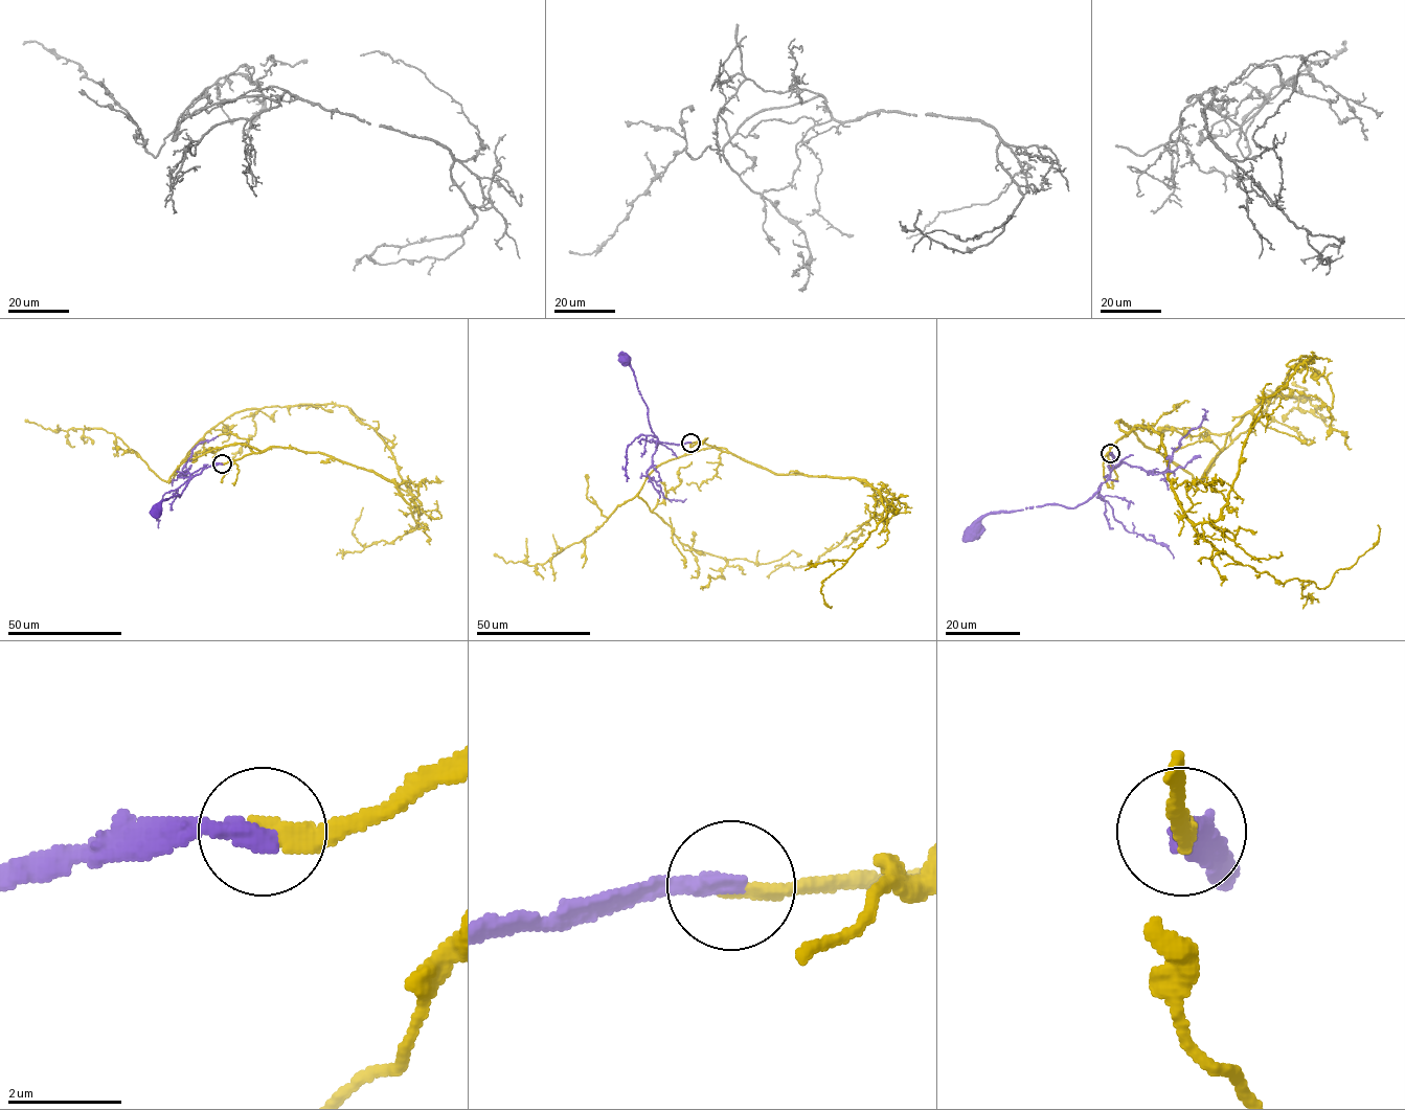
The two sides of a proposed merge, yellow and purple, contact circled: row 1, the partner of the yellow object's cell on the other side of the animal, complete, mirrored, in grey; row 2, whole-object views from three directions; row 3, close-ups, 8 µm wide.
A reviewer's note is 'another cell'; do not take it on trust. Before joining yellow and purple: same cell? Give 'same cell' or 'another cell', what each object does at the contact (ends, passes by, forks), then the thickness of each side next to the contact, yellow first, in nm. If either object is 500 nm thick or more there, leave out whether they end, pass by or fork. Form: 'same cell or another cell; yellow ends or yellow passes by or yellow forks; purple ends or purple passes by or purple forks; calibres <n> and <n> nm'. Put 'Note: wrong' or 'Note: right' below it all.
same cell; yellow ends; purple ends; calibres 280 and 340 nm
Note: wrong

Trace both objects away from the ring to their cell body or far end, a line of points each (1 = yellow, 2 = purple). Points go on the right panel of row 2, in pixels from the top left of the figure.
1: (1110, 453), (1135, 427), (1150, 427), (1162, 435), (1182, 513), (1214, 521), (1264, 399), (1309, 356), (1332, 361)
2: (1110, 453), (1110, 476), (1073, 507), (1051, 504), (995, 512), (978, 519), (974, 529)

